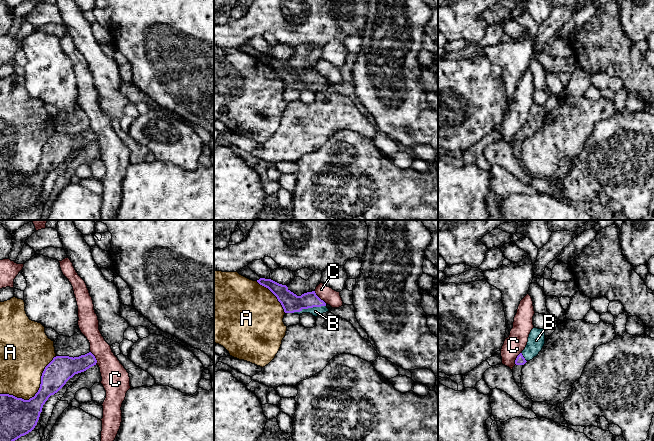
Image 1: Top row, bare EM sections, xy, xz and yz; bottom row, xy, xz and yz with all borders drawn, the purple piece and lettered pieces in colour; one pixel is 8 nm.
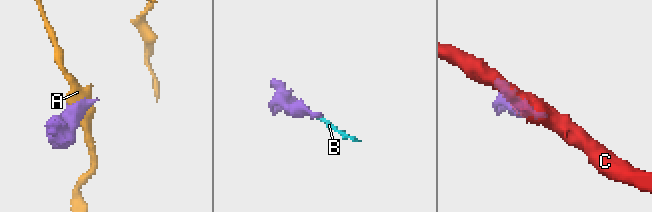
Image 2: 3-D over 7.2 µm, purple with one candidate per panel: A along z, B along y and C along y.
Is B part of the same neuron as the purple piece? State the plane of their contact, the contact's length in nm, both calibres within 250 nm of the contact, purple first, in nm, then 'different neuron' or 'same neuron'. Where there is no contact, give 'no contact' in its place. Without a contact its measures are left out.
meets purple in xz; contact 280 nm long; 150 nm thick on the purple side, 80 nm on the other; same neuron

